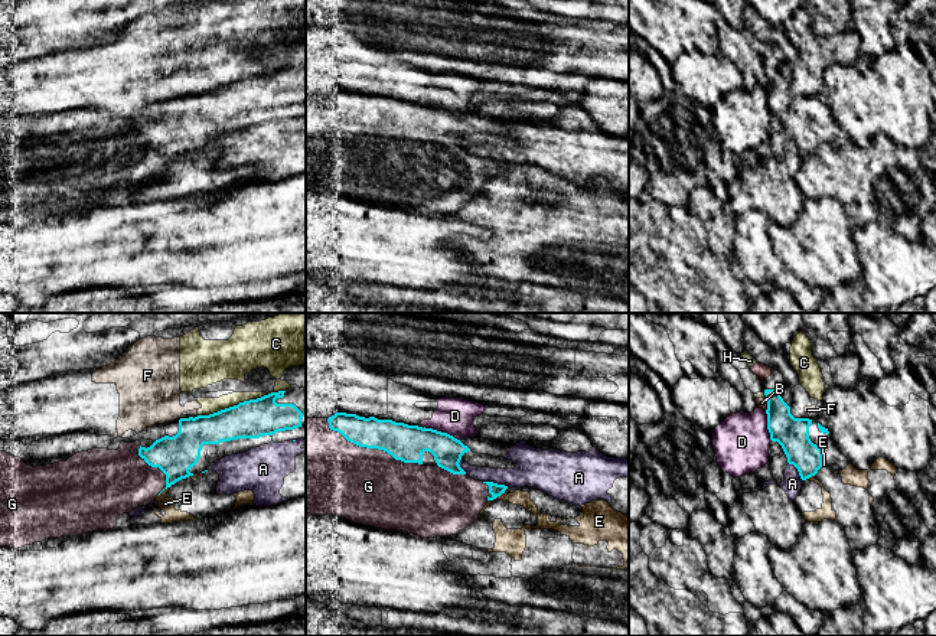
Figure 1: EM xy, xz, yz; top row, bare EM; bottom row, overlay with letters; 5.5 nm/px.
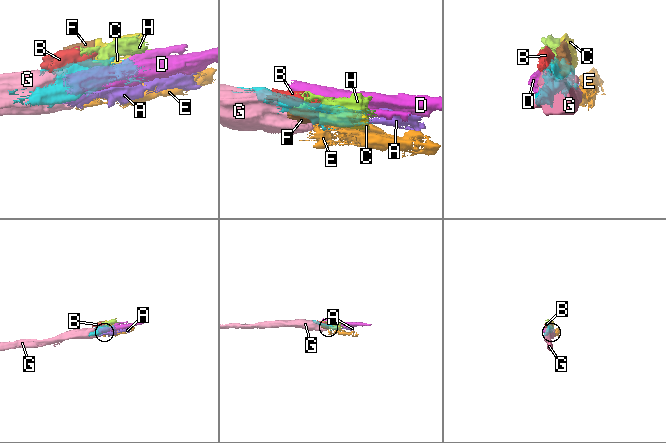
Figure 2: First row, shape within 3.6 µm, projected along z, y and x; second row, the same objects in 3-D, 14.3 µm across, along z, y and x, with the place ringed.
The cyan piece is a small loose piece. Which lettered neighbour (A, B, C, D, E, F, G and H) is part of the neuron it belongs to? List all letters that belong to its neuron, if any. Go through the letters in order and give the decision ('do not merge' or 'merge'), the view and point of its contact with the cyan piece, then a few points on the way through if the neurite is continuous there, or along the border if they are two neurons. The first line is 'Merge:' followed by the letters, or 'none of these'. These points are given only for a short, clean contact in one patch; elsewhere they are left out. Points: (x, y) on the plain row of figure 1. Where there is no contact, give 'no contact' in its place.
Merge: G
A: do not merge; meets cyan in xz at (496, 160)
B: do not merge; meets cyan in yz at (767, 81)
C: do not merge; meets cyan in xy at (241, 80)
D: do not merge; meets cyan in xz at (440, 108)
E: do not merge; meets cyan in xz at (495, 175)
F: do not merge; meets cyan in xy at (185, 95); border along xy (189, 94), (180, 95)
G: merge; meets cyan in xz at (371, 124)
H: do not merge; meets cyan in yz at (765, 71)

